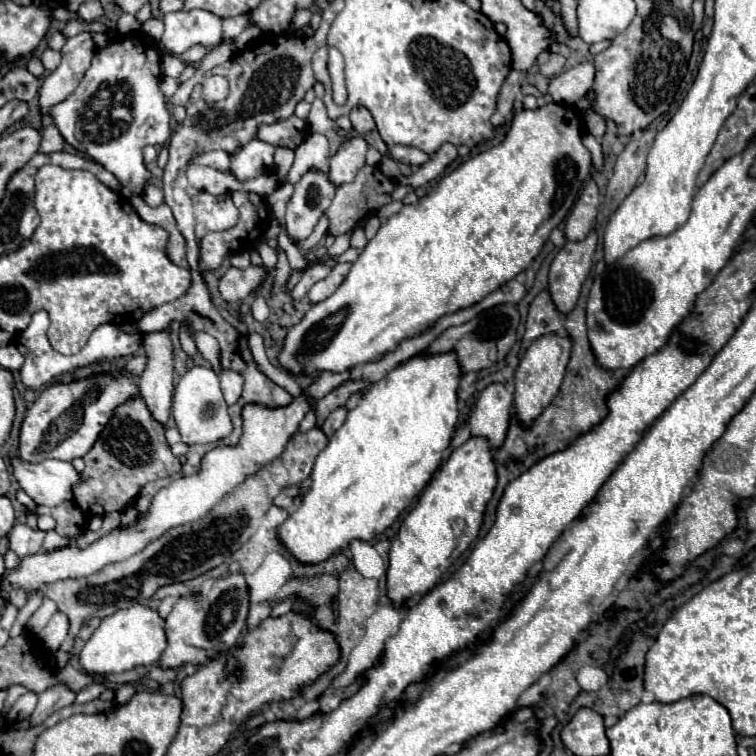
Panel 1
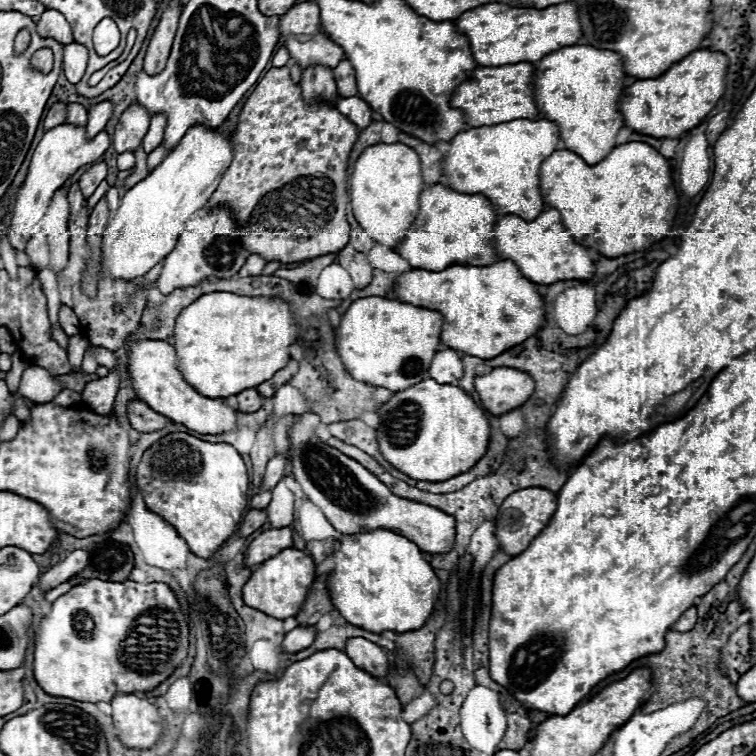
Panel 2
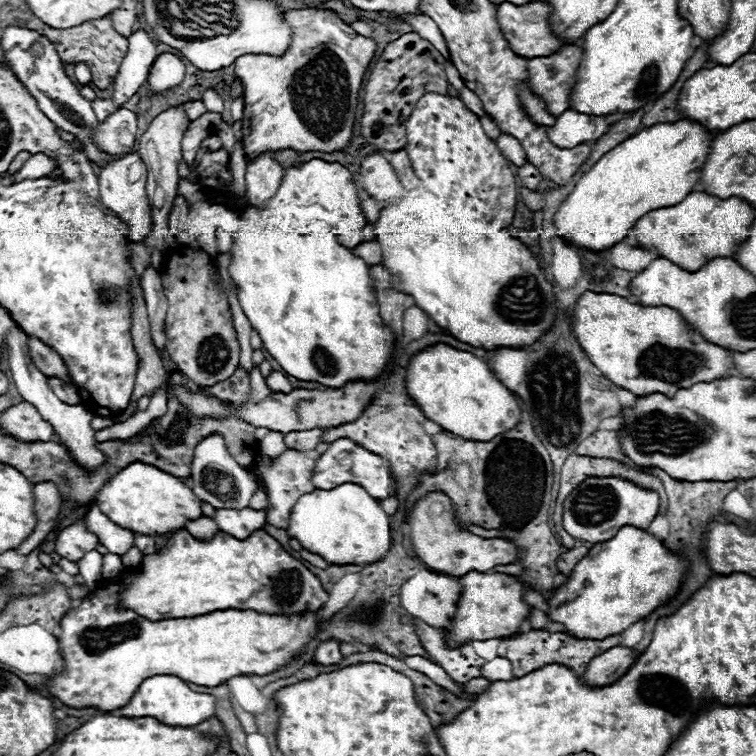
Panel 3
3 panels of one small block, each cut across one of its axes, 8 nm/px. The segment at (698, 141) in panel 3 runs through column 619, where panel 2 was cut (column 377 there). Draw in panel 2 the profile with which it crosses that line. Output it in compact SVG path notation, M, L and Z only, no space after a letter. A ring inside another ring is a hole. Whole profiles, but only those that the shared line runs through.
M376 144L356 160L350 176L350 198L360 228L378 244L394 248L418 216L420 192L424 188L418 154L406 144Z

